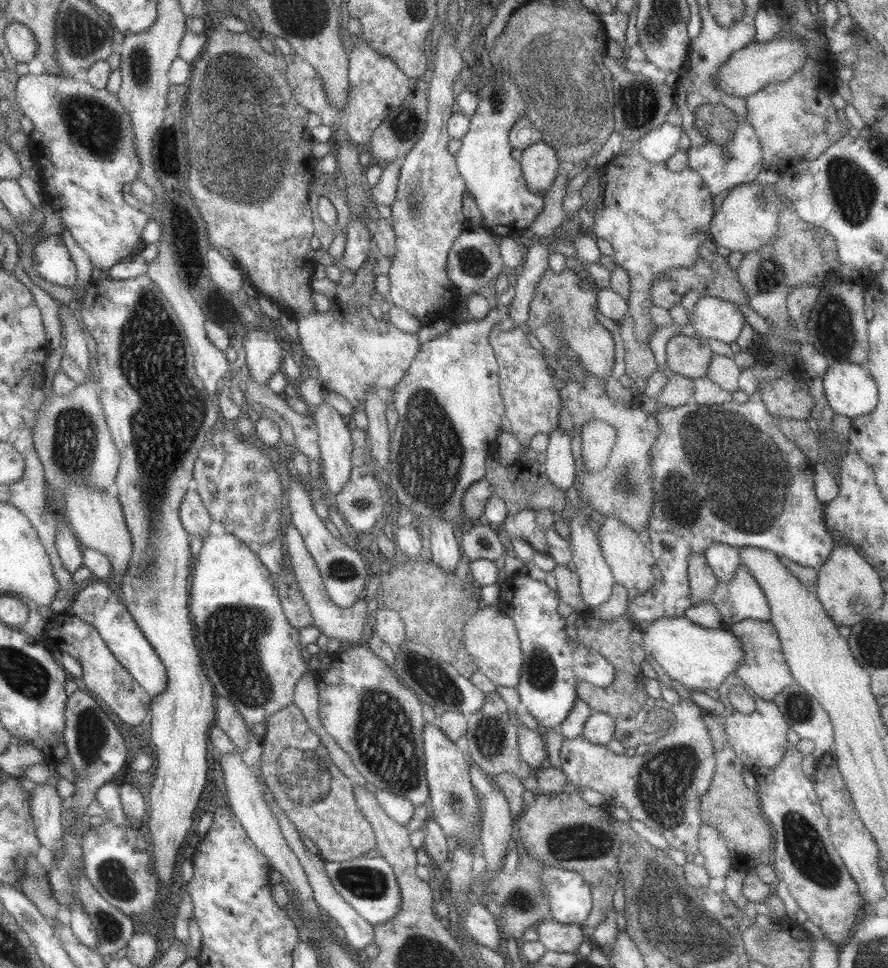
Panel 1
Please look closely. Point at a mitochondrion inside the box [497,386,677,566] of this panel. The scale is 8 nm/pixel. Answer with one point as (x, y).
(627, 483)

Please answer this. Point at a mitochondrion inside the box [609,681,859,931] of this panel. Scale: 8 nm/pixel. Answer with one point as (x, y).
(660, 787)

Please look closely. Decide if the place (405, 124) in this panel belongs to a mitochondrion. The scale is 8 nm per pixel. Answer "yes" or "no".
yes

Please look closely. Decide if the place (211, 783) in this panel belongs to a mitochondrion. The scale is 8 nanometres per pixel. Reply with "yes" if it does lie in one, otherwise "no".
no

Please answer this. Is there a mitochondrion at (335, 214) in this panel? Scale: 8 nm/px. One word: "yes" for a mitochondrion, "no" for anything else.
no

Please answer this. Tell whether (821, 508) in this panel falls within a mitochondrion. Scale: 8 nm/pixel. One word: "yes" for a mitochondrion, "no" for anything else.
no

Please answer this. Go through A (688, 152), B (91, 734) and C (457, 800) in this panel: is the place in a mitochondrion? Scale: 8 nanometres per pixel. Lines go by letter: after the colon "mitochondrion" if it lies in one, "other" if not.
A: other
B: mitochondrion
C: mitochondrion

